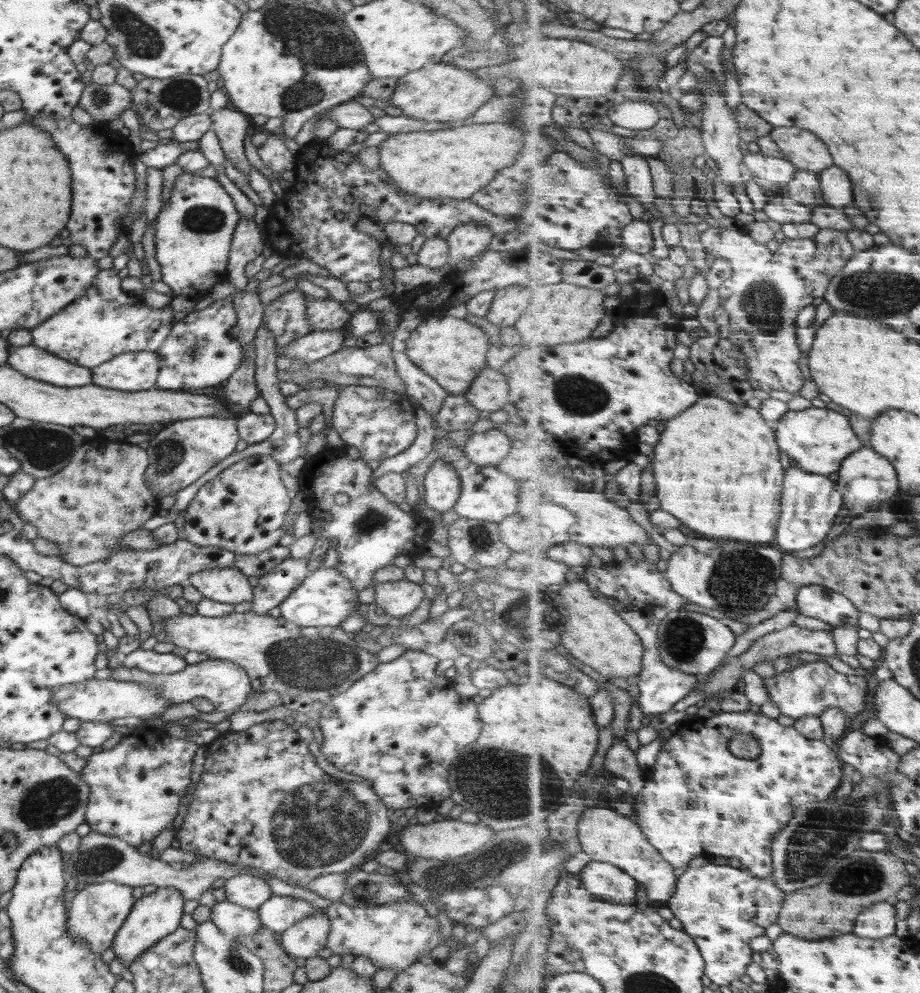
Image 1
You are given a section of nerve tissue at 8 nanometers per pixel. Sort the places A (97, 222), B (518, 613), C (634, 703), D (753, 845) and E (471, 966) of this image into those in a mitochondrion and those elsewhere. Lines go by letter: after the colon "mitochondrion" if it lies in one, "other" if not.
A: other
B: mitochondrion
C: other
D: other
E: other

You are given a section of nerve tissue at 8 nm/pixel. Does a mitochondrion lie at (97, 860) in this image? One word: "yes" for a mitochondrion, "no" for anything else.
yes

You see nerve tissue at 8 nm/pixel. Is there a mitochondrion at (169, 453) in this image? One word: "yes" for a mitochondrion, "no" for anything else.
yes

